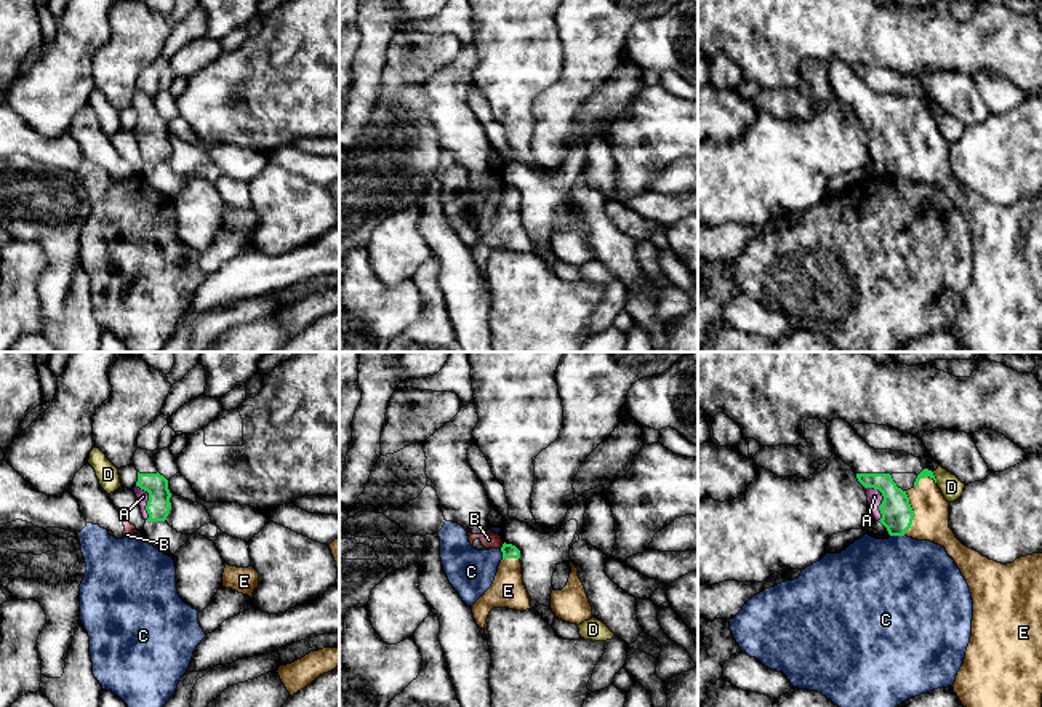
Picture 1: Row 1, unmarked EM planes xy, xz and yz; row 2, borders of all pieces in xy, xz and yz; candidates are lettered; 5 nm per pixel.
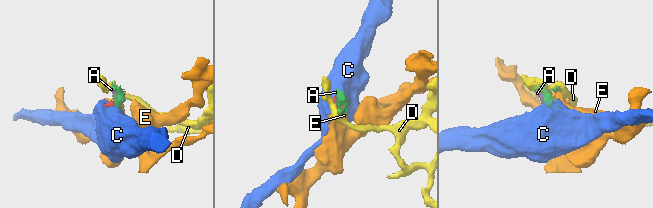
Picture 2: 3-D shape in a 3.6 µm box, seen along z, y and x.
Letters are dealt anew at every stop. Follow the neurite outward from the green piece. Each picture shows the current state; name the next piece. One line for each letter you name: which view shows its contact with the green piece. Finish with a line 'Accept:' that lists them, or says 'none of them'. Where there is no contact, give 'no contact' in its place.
A: yz
E: yz
Accept: A, E

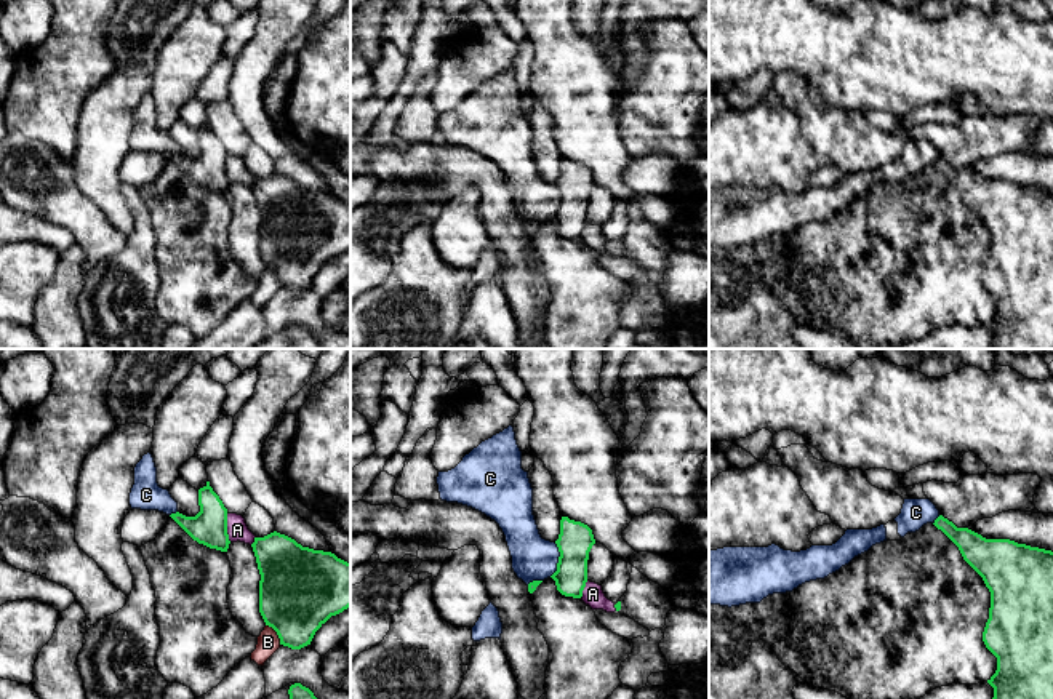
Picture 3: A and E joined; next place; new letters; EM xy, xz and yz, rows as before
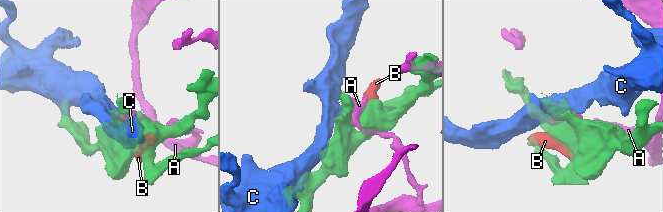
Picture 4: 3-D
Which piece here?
Accept: none of them

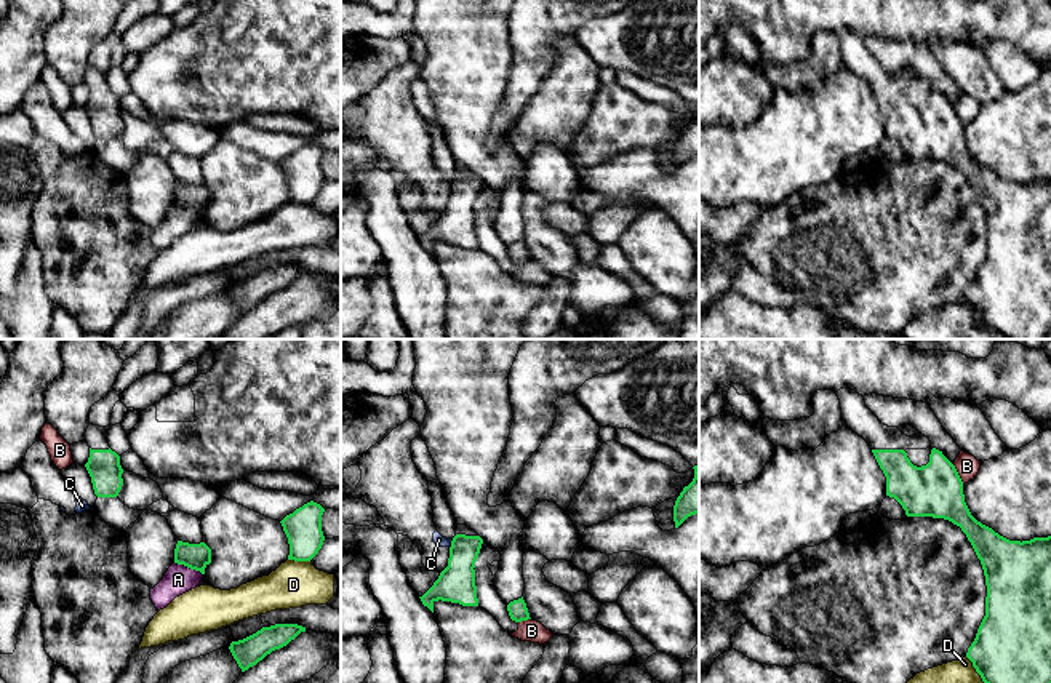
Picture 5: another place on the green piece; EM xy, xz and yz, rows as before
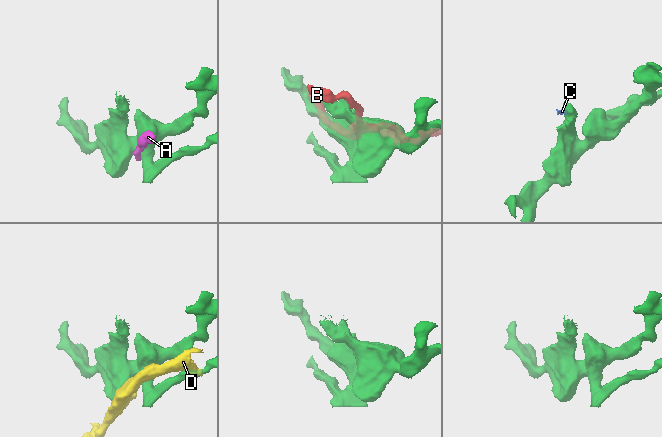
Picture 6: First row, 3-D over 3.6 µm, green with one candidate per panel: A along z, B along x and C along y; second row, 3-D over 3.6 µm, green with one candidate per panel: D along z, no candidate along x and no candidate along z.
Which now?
Accept: none of them

